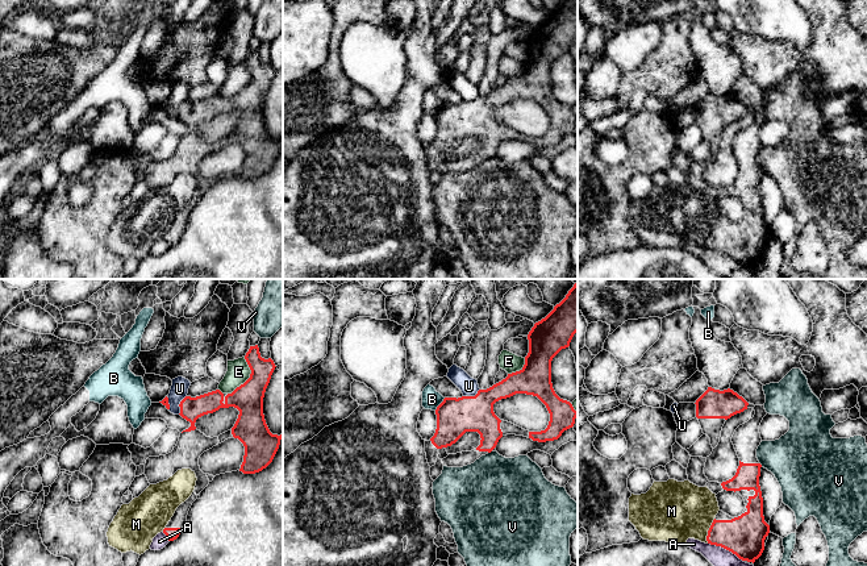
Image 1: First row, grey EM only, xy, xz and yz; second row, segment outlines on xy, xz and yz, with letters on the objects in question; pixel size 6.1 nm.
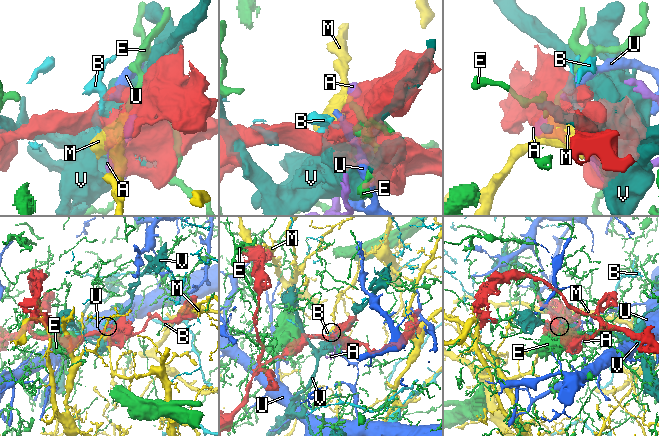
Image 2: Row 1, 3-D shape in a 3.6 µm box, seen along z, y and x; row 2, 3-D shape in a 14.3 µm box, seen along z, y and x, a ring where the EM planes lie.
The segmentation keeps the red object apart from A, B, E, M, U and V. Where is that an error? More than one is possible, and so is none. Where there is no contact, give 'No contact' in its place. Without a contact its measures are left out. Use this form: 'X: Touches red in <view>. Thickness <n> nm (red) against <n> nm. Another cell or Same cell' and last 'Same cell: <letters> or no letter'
A: Touches red in yz. Thickness 240 nm (red) against 150 nm. Another cell
B: Touches red in xz. Thickness 220 nm (red) against 110 nm. Another cell
E: Touches red in xy. Thickness 180 nm (red) against 140 nm. Another cell
M: Touches red in yz. Thickness 240 nm (red) against 380 nm. Another cell
U: Touches red in xy. Thickness 140 nm (red) against 110 nm. Another cell
V: Touches red in yz. Thickness 140 nm (red) against 380 nm. Another cell
Same cell: no letter

